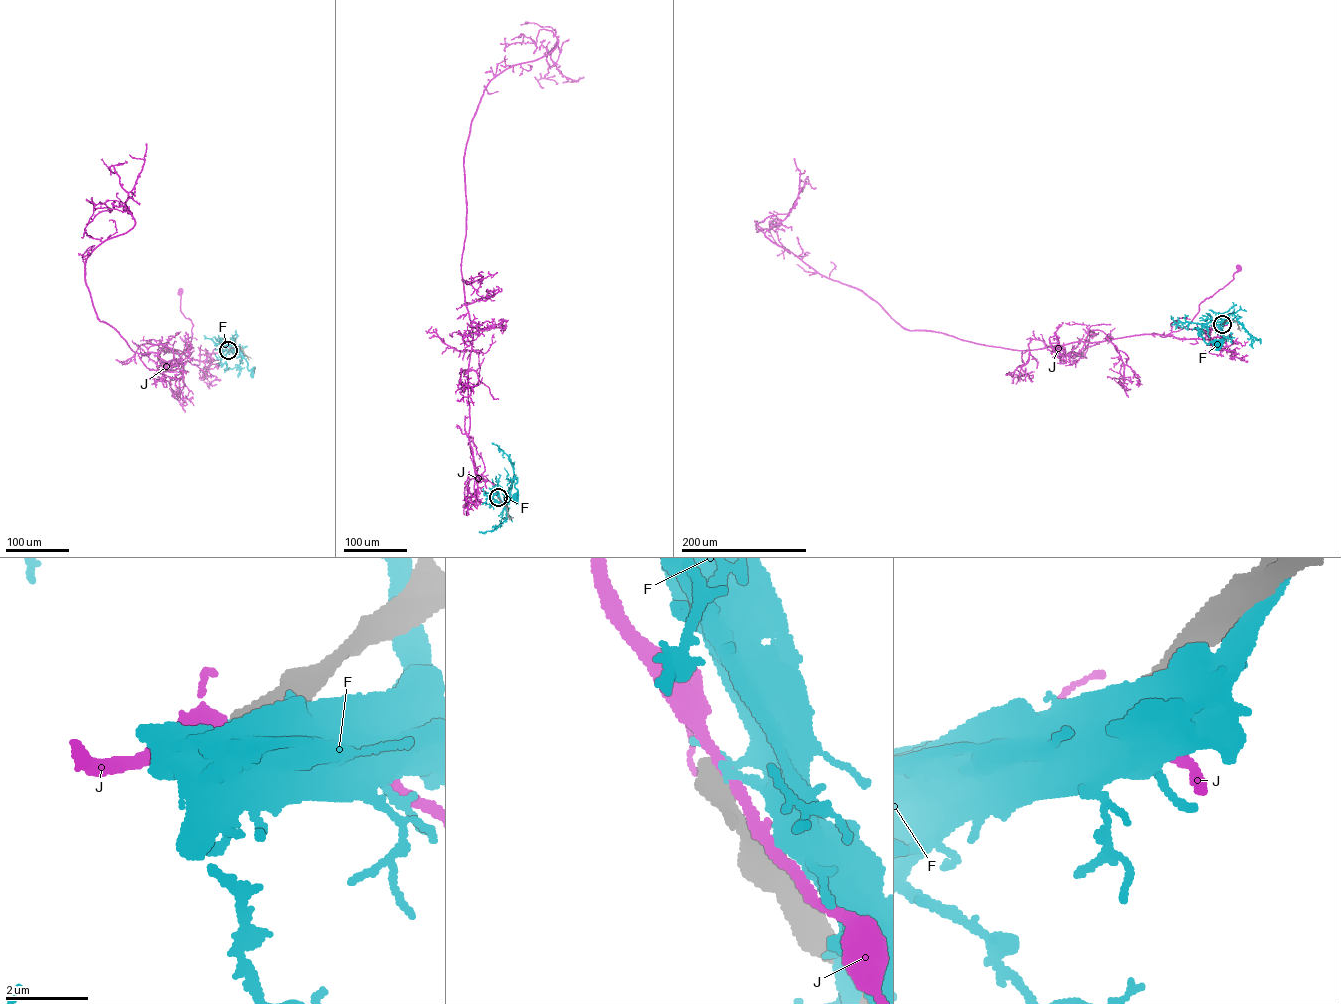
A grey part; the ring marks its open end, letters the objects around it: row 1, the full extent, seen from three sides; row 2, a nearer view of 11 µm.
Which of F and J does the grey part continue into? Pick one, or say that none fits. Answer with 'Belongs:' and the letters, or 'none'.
Belongs: none

